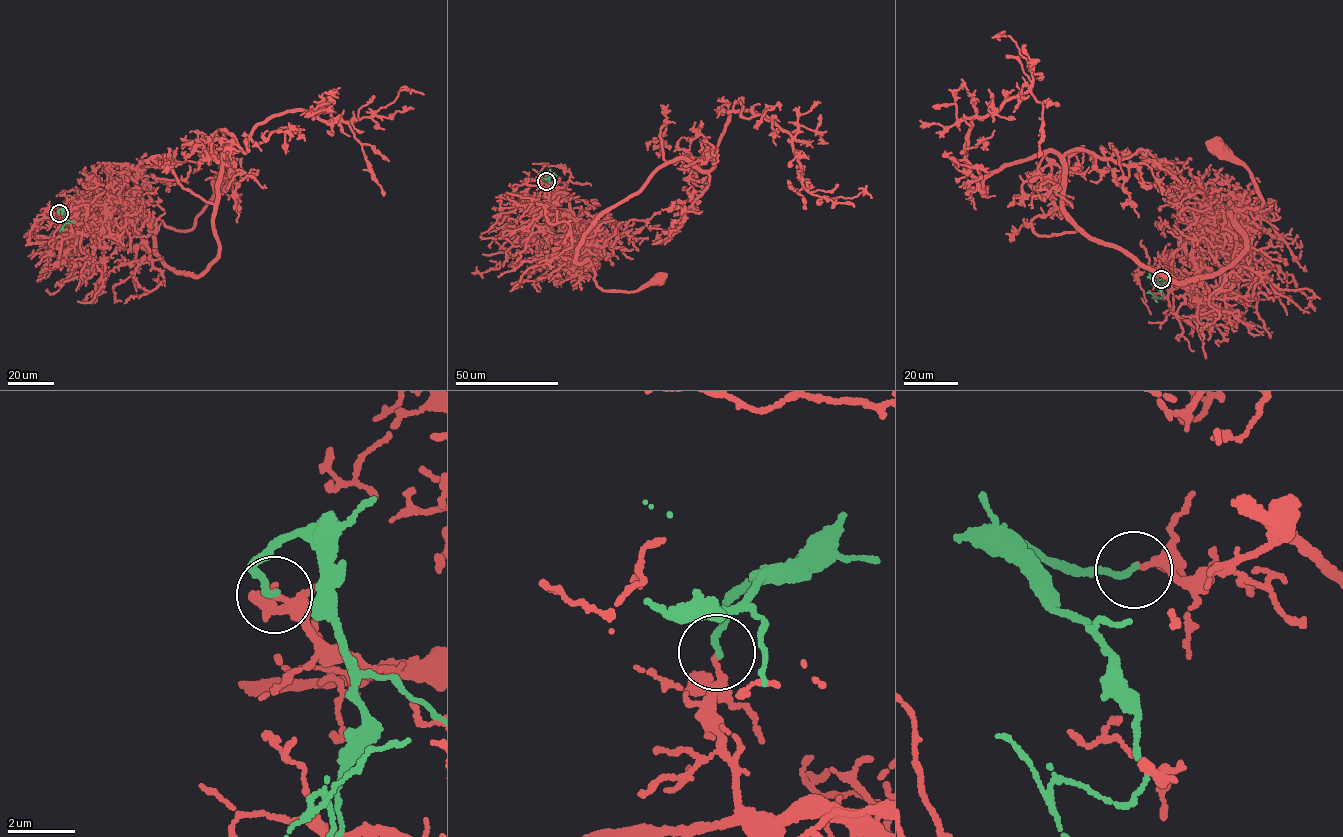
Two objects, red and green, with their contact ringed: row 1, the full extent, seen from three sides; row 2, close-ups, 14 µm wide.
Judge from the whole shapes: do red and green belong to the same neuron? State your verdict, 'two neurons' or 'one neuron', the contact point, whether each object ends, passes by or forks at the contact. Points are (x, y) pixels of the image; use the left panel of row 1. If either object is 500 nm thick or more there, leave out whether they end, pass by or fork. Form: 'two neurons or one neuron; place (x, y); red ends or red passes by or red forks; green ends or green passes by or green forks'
two neurons; place (59, 213); red ends; green ends

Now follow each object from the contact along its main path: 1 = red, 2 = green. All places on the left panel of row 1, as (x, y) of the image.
1: (59, 213), (67, 219), (81, 207), (115, 202), (185, 230), (219, 195), (223, 183)
2: (59, 213), (60, 209), (65, 221), (62, 230), (63, 226), (68, 223)

